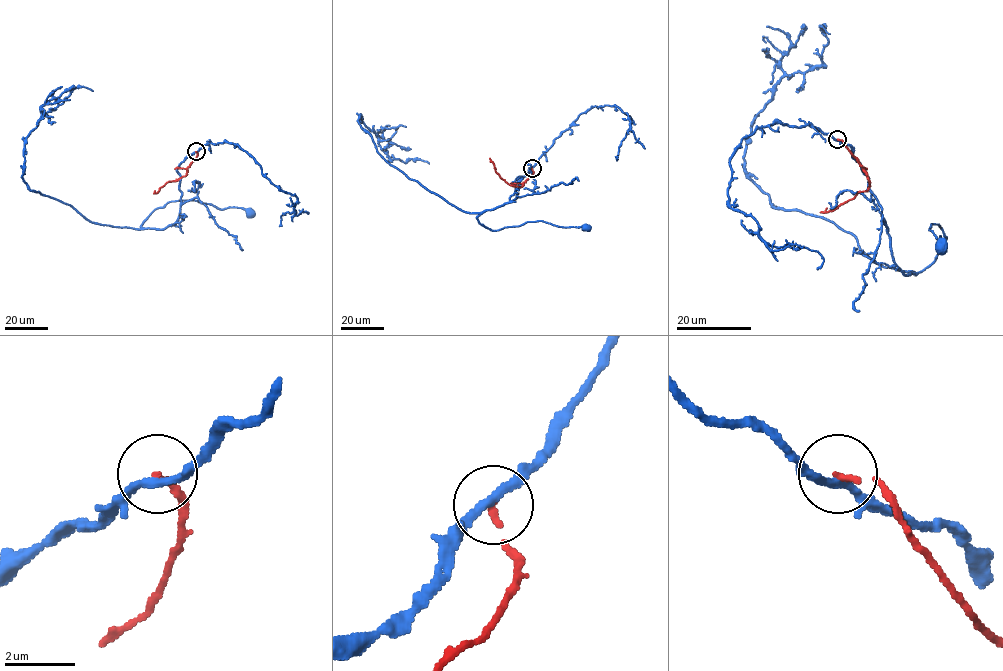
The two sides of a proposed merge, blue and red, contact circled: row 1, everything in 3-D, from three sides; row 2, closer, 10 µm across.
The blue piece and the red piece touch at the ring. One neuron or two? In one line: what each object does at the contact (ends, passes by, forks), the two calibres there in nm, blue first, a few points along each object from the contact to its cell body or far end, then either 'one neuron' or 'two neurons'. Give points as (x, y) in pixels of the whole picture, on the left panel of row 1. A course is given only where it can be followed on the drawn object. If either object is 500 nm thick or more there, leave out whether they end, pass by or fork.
blue passes by; red ends there; 220 nm thick on the blue side, 160 nm on the other; blue runs (196, 152), (177, 169), (182, 193), (178, 220), (162, 229), (141, 226), (171, 201), (196, 200), (250, 213); red runs (196, 151), (196, 158), (187, 168), (186, 174), (169, 181), (154, 193); two neurons

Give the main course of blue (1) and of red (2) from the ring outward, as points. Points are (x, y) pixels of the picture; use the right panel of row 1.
1: (837, 140), (851, 147), (868, 180), (893, 258), (905, 274), (925, 269), (946, 238), (931, 224), (941, 246)
2: (837, 139), (863, 168), (869, 187), (833, 210), (820, 212)

